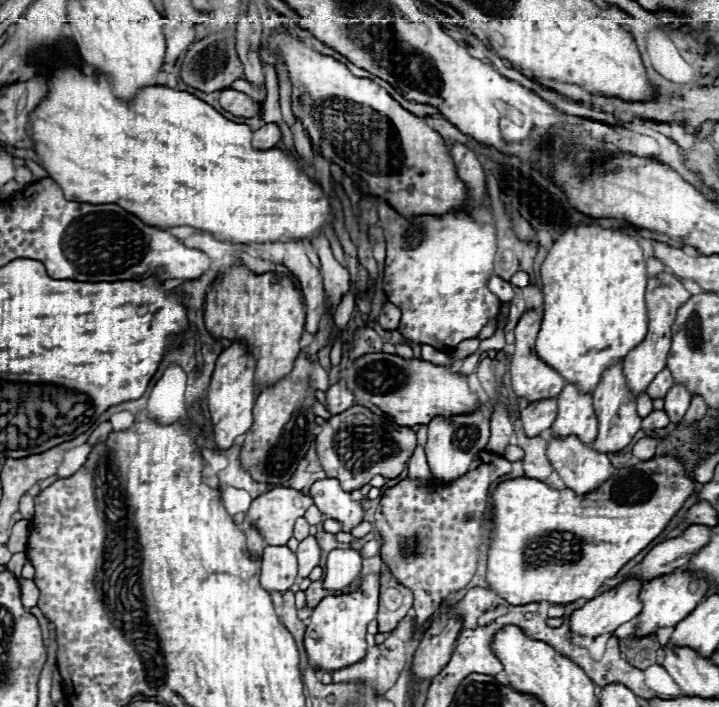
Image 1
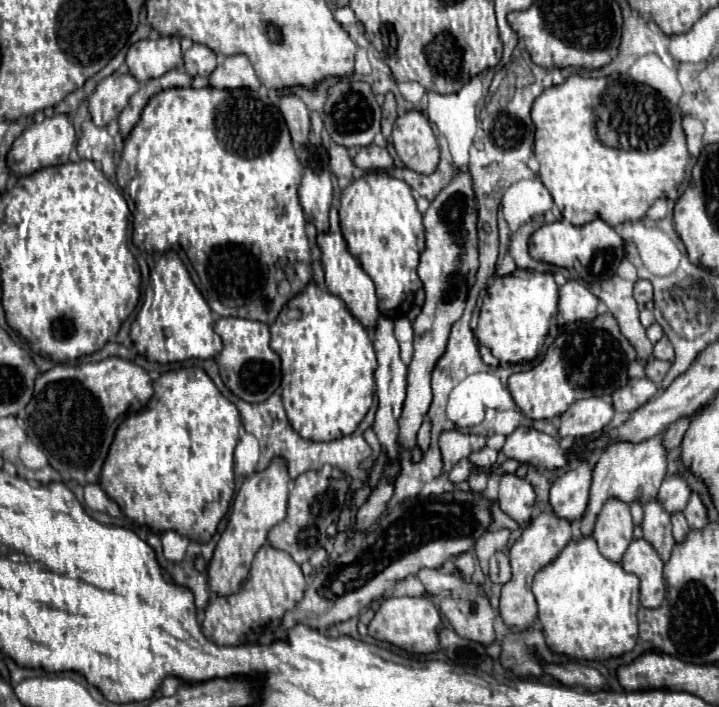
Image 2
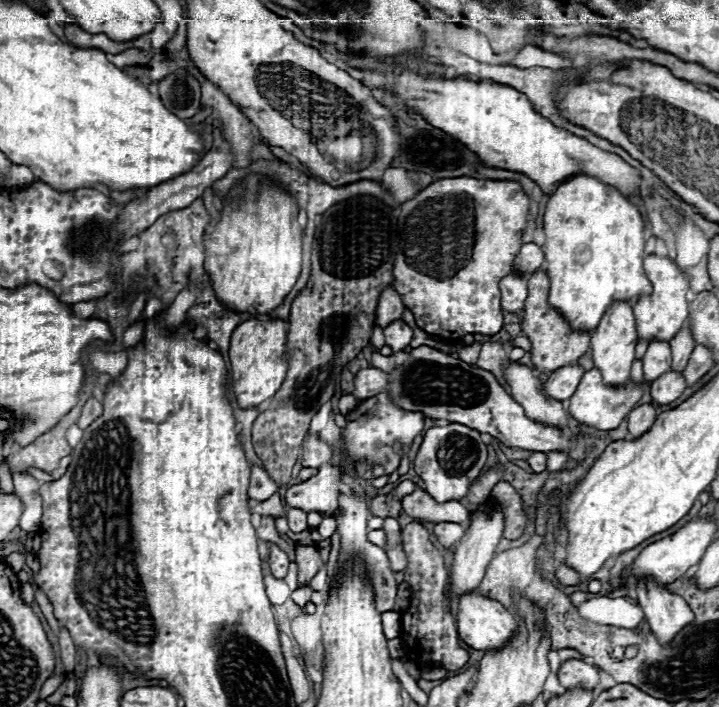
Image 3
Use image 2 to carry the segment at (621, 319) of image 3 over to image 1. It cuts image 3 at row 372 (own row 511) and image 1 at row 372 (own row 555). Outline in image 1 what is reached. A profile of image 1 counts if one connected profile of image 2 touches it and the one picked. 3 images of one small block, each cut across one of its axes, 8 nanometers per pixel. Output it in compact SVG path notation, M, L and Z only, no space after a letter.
M612 362L600 376L600 382L594 390L594 410L598 416L598 436L594 440L594 448L598 452L616 452L630 444L634 434L640 430L642 418L636 414L636 400L626 386L626 378L622 372L622 362Z

